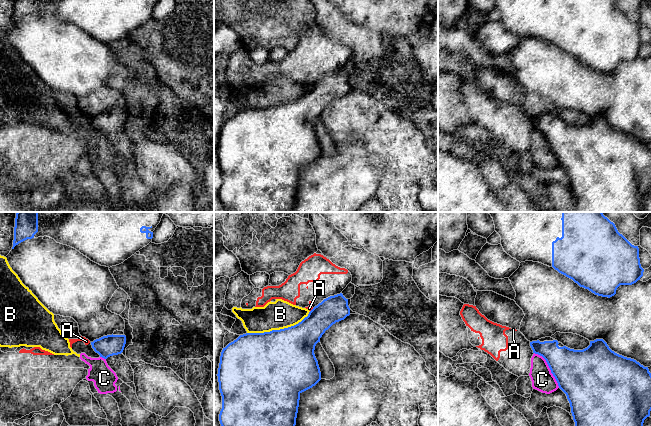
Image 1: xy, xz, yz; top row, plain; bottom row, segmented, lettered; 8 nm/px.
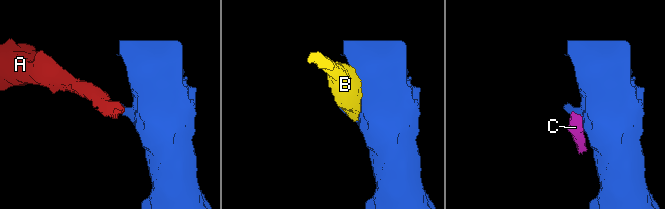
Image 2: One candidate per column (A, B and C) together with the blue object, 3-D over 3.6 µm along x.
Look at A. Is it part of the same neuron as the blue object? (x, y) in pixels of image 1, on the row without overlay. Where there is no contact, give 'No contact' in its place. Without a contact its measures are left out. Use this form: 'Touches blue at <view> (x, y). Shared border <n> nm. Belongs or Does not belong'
Touches blue at xz (311, 86). Shared border 40 nm. Does not belong

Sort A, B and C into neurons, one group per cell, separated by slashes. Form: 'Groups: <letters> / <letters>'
Groups: A / B C

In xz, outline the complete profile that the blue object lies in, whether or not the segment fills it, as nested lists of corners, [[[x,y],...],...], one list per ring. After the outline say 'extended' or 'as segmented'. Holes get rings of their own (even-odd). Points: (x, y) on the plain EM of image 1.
[[[340,69],[324,75],[294,102],[264,109],[246,109],[223,124],[217,150],[222,172],[219,197],[223,207],[229,212],[291,212],[296,201],[300,170],[321,156],[315,122],[326,106],[349,91],[348,75]]]; as segmented

